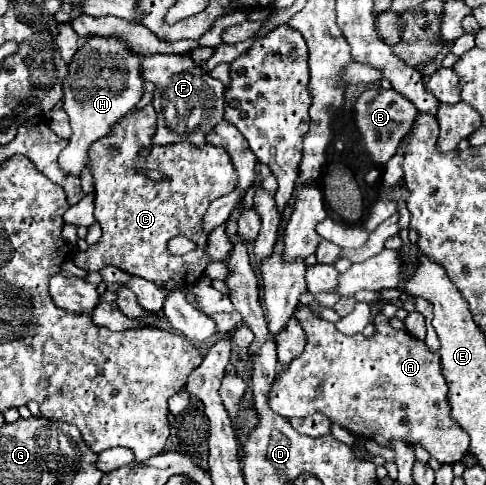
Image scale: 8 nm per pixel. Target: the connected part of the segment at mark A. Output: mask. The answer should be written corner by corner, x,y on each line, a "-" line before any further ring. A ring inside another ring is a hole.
308,305
298,306
296,319
306,333
306,347
276,377
272,393
268,393
268,405
274,413
282,417
304,417
312,413
322,413
328,415
328,419
340,423
350,433
372,439
380,445
388,445
390,439
400,439
410,445
422,443
428,453
440,463
454,465
464,457
464,453
468,453
470,439
450,417
446,399
448,387
444,383
444,377
440,375
440,355
428,351
424,341
416,341
406,331
394,329
381,312
372,320
375,332
370,339
366,339
362,333
352,337
342,335
334,327
334,323
314,317

